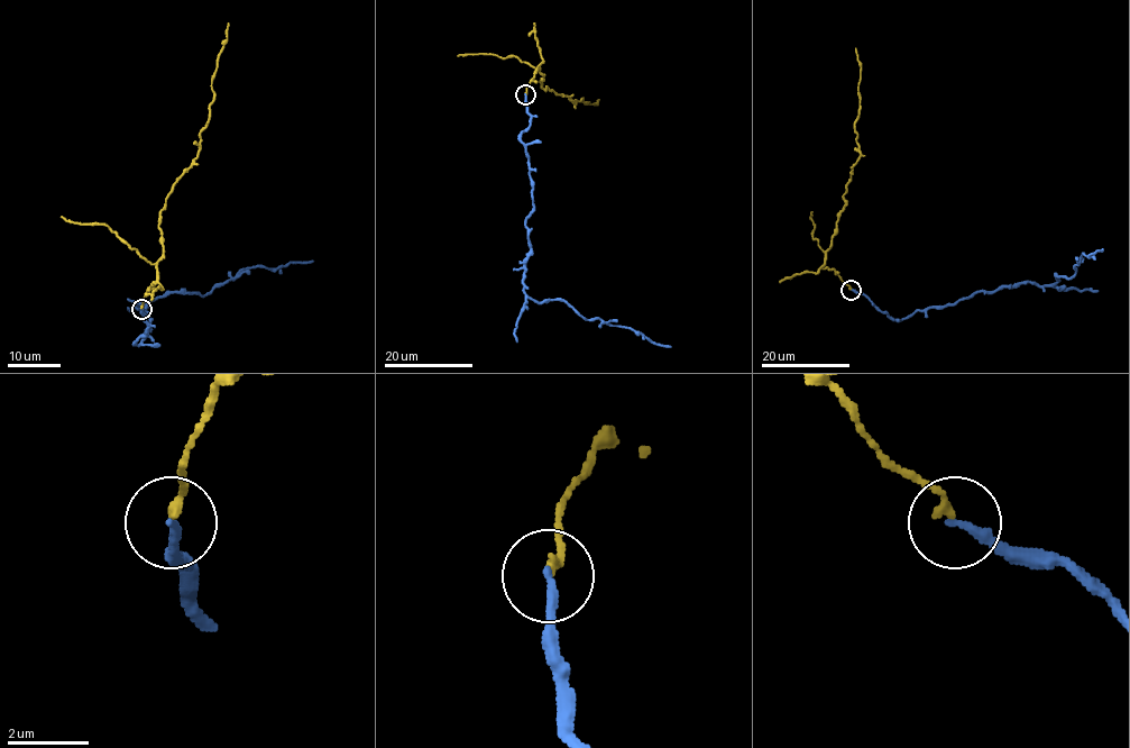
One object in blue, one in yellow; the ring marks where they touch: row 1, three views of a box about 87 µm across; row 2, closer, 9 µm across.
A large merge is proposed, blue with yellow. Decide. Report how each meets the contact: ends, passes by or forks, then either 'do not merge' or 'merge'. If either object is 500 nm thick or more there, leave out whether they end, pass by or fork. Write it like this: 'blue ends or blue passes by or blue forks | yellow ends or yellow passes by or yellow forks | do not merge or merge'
blue ends | yellow ends | do not merge

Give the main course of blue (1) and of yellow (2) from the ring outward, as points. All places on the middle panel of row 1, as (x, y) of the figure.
1: (525, 94), (531, 124), (521, 142), (534, 204), (524, 292), (670, 347)
2: (525, 94), (538, 65), (543, 89), (567, 96), (575, 103), (582, 98), (585, 103), (595, 105), (599, 99)

